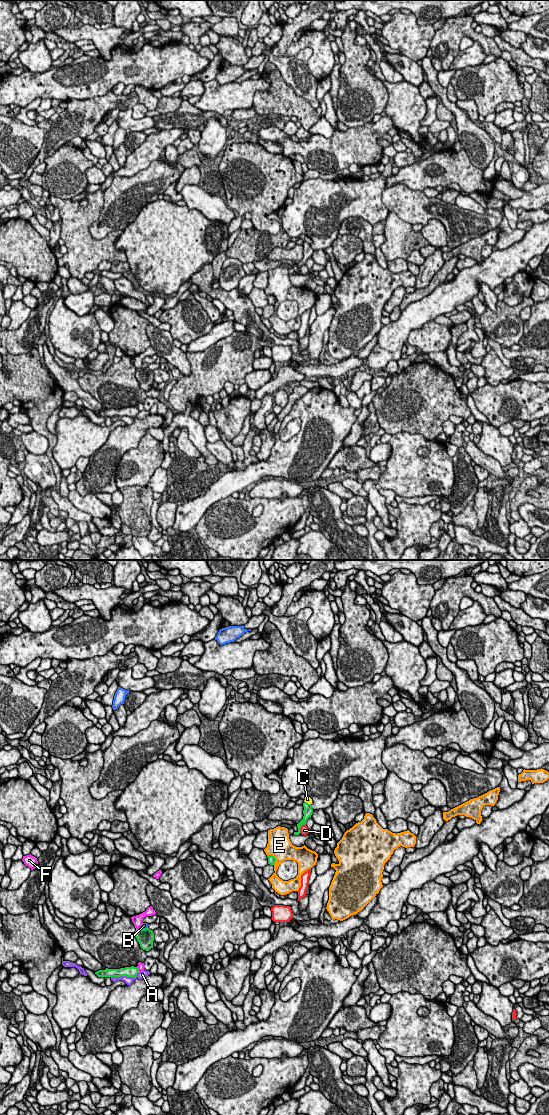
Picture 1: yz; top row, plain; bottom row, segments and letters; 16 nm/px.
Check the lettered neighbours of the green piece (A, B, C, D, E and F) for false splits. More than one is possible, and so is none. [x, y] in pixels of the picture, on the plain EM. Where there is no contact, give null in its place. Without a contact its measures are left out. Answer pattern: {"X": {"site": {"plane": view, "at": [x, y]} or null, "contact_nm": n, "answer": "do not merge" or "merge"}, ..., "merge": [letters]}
{"A": {"site": {"plane": "yz", "at": [125, 415]}, "contact_nm": 480, "answer": "do not merge"}, "B": {"site": {"plane": "yz", "at": [145, 368]}, "contact_nm": 120, "answer": "do not merge"}, "C": {"site": {"plane": "yz", "at": [306, 242]}, "contact_nm": 130, "answer": "do not merge"}, "D": {"site": {"plane": "yz", "at": [300, 267]}, "contact_nm": 190, "answer": "do not merge"}, "E": {"site": {"plane": "yz", "at": [274, 297]}, "contact_nm": 220, "answer": "do not merge"}, "F": {"site": {"plane": "yz", "at": [138, 368]}, "contact_nm": 90, "answer": "do not merge"}, "merge": []}

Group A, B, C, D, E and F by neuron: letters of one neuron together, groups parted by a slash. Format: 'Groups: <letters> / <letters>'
Groups: A / B / C / D / E / F

